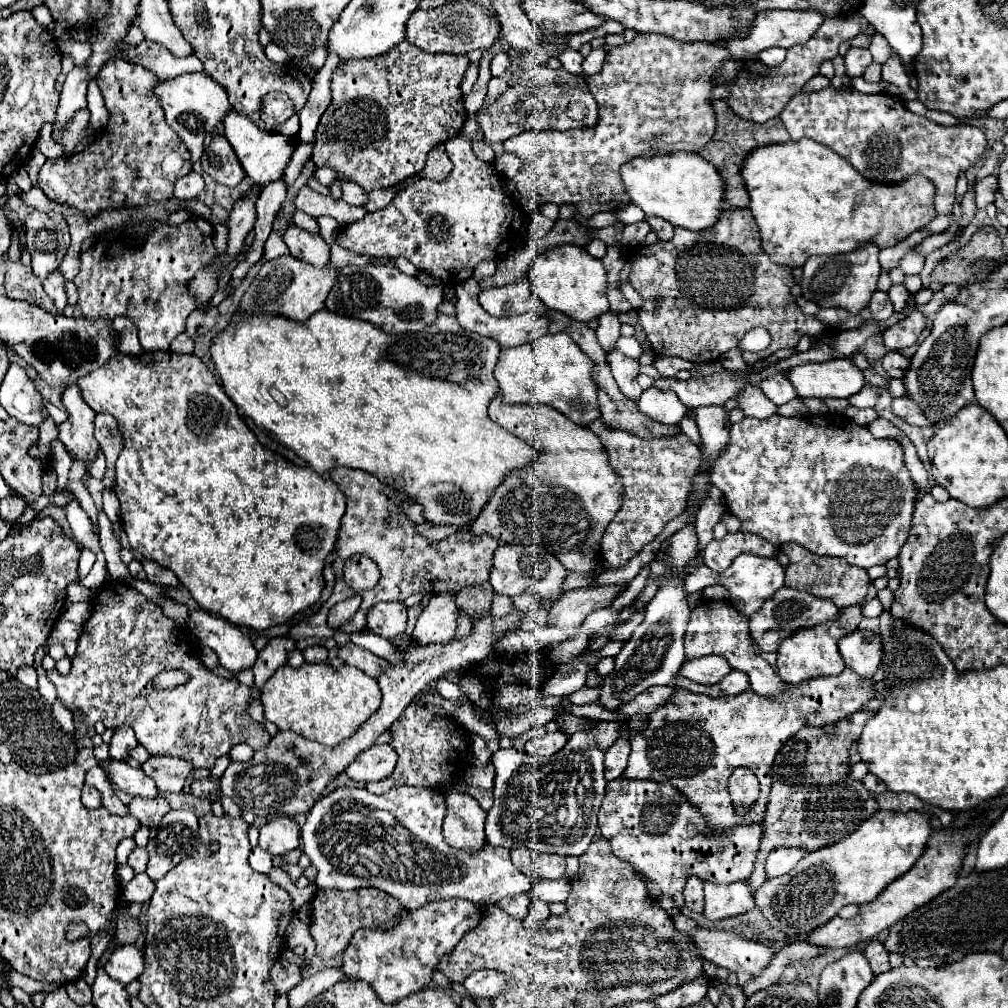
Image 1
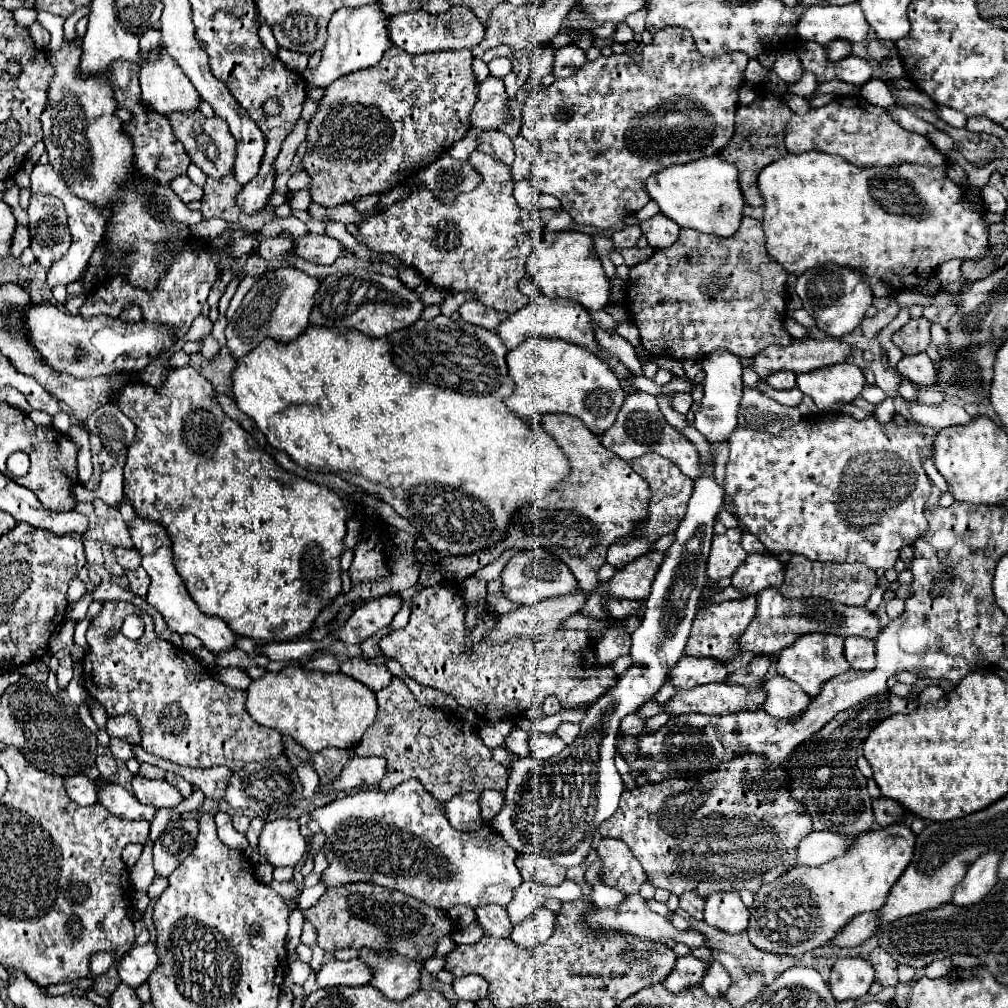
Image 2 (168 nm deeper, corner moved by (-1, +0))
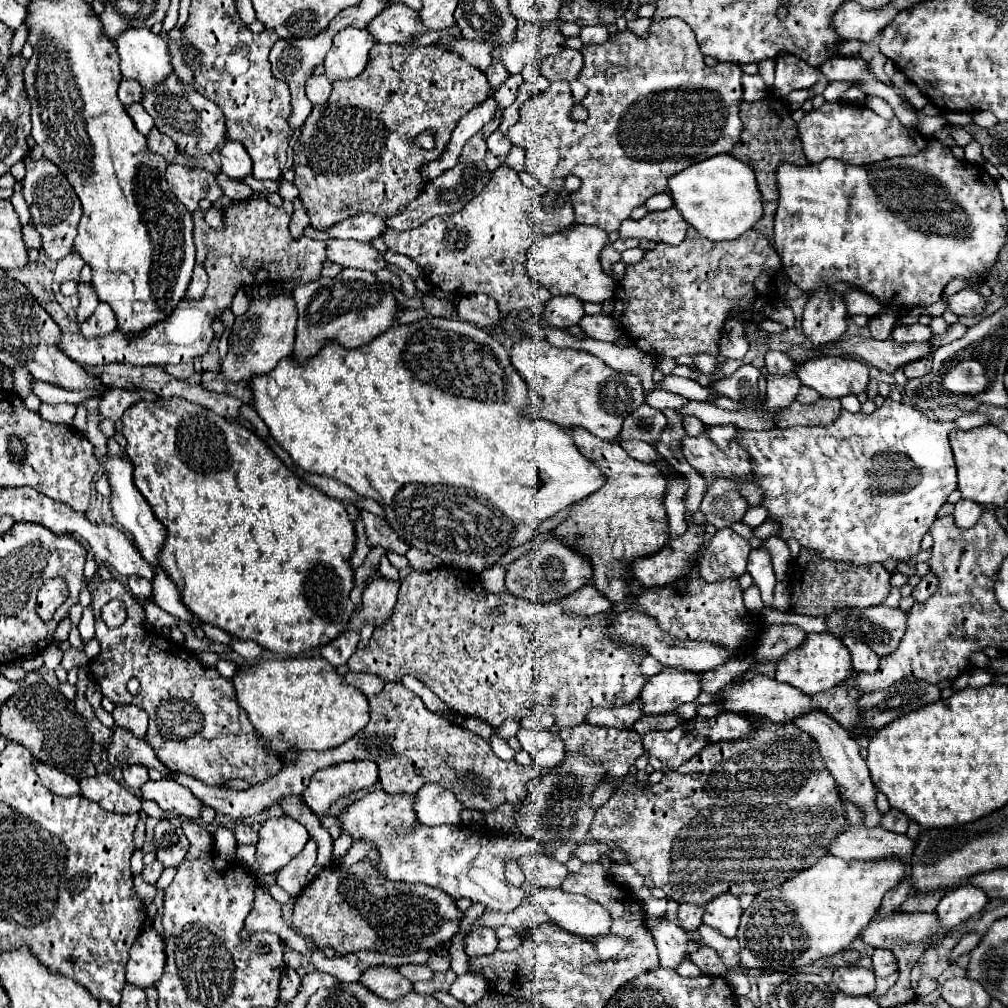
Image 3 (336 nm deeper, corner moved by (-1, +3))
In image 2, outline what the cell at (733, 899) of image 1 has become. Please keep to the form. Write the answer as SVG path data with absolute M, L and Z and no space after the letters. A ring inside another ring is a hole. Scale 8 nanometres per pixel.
M715 892L705 902L705 922L727 934L739 934L747 928L749 910L737 892Z

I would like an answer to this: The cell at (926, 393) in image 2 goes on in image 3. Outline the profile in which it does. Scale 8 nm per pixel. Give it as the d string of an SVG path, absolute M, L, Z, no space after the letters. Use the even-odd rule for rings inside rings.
M965 413L965 415L961 415L961 417L955 419L957 429L973 429L973 427L981 427L985 423L989 423L987 417L979 415L979 413Z

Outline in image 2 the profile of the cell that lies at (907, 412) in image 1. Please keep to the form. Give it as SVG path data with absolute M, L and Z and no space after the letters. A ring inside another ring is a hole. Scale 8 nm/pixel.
M943 402L941 406L927 406L927 404L909 404L911 416L917 424L921 426L931 426L931 428L947 428L947 426L959 426L967 424L973 420L961 406Z

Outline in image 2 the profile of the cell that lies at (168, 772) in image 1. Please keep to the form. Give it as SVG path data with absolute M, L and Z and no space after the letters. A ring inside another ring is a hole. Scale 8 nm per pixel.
M141 764L139 776L149 778L149 780L153 780L153 778L165 778L165 770L161 770L157 766L151 766L151 764Z

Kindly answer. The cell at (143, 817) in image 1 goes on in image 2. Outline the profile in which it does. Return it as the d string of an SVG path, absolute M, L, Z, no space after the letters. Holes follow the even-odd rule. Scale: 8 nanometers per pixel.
M97 778L95 784L97 784L97 804L105 806L111 814L123 820L151 820L157 812L155 806L139 804L139 800L119 784L105 782L101 778Z

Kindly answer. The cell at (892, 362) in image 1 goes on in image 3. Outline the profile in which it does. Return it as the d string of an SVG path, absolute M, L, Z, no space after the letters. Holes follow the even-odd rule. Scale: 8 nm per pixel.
M923 357L923 359L917 359L917 361L911 361L905 365L905 375L907 379L913 379L913 377L923 377L931 371L931 359L929 357Z

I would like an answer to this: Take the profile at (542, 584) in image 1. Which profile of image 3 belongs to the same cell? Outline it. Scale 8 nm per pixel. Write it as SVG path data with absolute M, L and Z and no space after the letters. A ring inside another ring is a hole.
M547 539L547 541L537 543L529 553L525 553L523 557L507 565L505 587L515 597L547 603L547 601L555 601L555 599L571 595L579 587L587 585L591 577L593 577L593 571L585 557L579 557L579 553L561 545L555 539Z

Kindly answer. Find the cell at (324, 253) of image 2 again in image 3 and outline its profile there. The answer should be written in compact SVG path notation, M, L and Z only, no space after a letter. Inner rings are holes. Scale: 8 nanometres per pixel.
M329 239L327 241L327 261L337 263L341 267L359 267L367 271L379 271L387 267L379 251L375 251L369 243L359 243L359 241Z

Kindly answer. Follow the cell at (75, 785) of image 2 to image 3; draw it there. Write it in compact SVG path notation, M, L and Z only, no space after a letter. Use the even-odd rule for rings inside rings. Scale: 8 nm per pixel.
M35 761L37 765L37 771L39 771L39 777L43 779L43 785L53 791L55 795L61 795L61 797L73 797L73 795L81 795L81 787L79 787L79 781L73 779L71 775L65 775L63 771L59 769L53 769L53 767L45 767L43 763Z

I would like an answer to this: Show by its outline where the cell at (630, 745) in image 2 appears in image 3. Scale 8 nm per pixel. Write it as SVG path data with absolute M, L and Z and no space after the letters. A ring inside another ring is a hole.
M759 719L763 723L763 727L759 731L755 731L755 735L749 735L747 739L737 739L731 743L715 743L705 747L699 755L695 755L695 759L691 763L685 763L683 767L675 769L675 771L667 771L667 775L663 775L663 779L657 785L651 787L637 787L633 783L623 781L623 776L629 773L629 768L635 763L636 759L644 755L642 737L633 729L601 729L589 723L581 723L577 727L571 729L563 729L563 735L559 735L567 747L567 751L575 751L575 747L583 753L593 755L595 759L603 761L605 765L605 779L618 779L619 787L613 791L613 795L609 797L609 801L597 809L593 825L589 835L595 841L601 841L609 847L619 847L629 855L631 865L643 875L649 877L655 887L661 887L669 899L677 901L677 903L693 903L693 905L701 905L705 907L715 895L719 893L731 893L731 895L743 895L743 893L761 893L765 889L773 889L773 887L781 887L787 879L795 877L799 871L811 867L821 855L825 855L825 845L839 833L847 829L845 817L843 817L843 807L841 807L841 799L837 795L837 783L833 779L833 775L827 771L823 759L819 759L819 751L815 751L815 743L811 743L811 735L803 735L803 731L799 731L793 723L783 723L783 725L775 725L767 719Z

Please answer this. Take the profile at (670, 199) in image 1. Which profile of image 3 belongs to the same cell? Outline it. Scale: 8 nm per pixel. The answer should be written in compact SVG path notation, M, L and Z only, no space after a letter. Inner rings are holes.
M729 153L713 155L667 179L669 195L683 219L709 241L731 241L747 233L763 215L761 195L751 167Z

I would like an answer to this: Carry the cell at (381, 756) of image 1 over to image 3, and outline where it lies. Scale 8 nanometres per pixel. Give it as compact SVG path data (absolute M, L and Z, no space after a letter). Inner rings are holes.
M347 761L339 765L325 767L311 777L303 801L321 815L321 809L327 809L333 801L359 791L369 789L377 781L377 765L371 761Z

